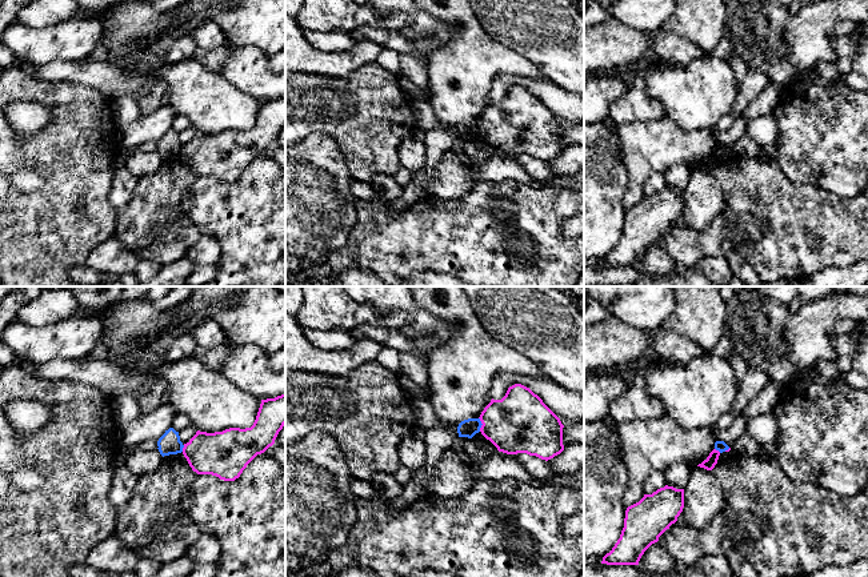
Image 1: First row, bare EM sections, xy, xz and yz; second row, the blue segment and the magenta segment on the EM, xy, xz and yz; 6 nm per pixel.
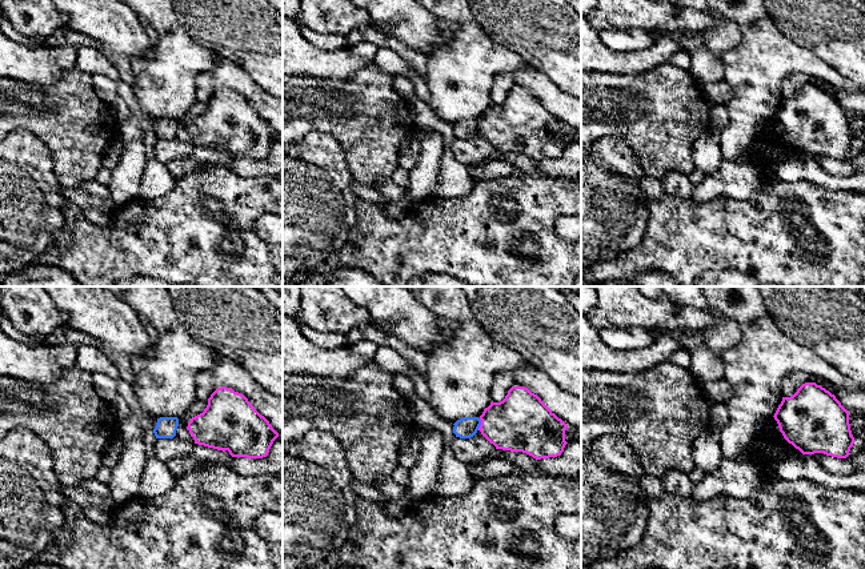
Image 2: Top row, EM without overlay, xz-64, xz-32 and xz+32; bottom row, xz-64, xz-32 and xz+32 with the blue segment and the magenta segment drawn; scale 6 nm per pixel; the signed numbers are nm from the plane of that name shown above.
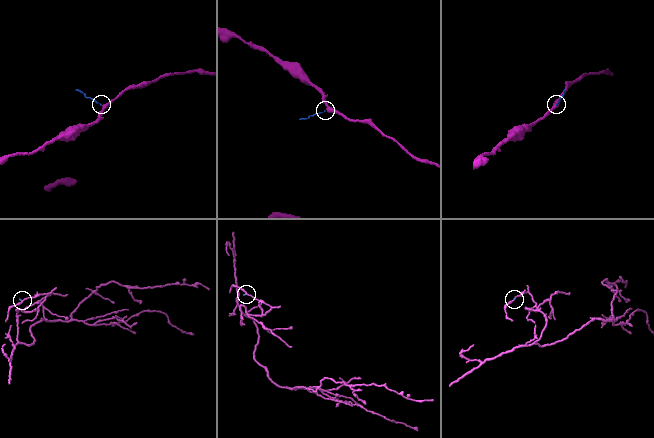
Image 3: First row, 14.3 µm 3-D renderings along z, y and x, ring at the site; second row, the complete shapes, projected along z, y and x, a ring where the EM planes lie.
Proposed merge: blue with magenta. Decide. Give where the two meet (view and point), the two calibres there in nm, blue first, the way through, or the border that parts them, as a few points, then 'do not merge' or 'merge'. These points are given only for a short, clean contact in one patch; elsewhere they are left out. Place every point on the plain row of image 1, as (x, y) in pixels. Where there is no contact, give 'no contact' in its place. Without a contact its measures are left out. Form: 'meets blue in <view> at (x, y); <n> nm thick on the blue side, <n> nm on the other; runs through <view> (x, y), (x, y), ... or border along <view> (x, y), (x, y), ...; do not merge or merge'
meets blue in xz at (482, 125); 110 nm thick on the blue side, 360 nm on the other; border along xz (479, 119), (480, 132); do not merge

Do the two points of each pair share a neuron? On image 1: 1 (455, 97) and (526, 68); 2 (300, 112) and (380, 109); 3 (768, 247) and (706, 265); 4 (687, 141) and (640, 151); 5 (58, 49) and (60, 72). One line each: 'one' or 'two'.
1: one
2: one
3: two
4: one
5: two

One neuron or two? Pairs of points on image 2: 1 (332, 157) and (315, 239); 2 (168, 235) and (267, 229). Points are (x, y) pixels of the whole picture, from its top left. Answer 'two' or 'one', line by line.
1: one
2: two

